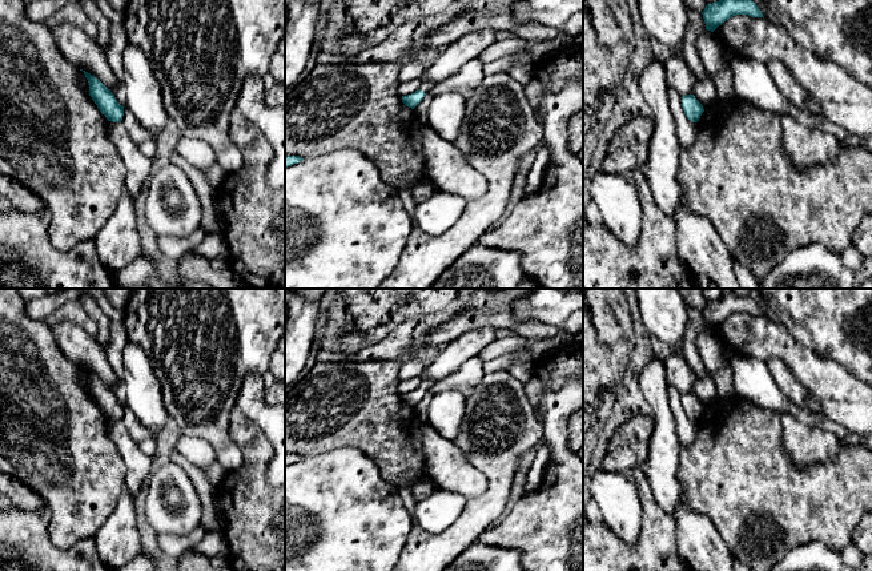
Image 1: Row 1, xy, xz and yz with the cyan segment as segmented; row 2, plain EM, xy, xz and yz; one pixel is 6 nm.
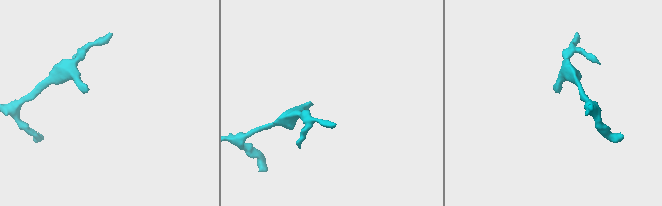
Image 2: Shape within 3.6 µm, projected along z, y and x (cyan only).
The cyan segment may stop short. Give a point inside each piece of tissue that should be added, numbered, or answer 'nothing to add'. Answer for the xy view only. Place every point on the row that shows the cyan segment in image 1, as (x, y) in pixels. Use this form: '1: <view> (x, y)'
nothing to add

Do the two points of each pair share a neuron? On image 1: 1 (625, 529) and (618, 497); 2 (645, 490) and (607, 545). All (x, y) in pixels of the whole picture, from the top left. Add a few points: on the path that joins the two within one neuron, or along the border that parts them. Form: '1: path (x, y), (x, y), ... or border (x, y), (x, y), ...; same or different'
1: path (625, 521), (621, 505); same
2: path (650, 511), (650, 535), (637, 549), (629, 549); same

